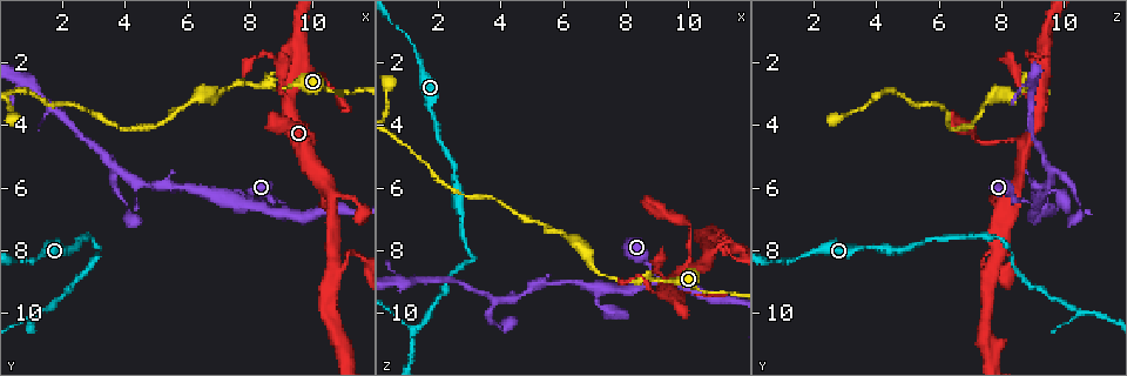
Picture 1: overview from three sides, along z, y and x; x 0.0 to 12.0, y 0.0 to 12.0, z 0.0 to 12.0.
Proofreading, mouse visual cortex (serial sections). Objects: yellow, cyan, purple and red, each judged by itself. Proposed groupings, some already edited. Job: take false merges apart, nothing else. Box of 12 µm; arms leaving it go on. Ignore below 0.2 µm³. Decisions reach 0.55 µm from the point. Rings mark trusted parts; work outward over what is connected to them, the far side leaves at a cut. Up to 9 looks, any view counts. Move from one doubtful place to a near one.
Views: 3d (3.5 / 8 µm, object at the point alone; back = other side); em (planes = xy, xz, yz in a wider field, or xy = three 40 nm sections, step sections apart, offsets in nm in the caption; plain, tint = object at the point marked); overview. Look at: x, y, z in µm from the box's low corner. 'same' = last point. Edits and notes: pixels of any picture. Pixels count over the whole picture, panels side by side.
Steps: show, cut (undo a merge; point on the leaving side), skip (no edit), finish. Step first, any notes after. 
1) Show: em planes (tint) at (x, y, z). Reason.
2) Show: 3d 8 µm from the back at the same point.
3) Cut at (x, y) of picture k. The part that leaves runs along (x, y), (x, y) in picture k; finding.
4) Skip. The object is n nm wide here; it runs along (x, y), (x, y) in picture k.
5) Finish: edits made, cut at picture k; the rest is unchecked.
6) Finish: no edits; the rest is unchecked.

Show: 3d 3.5 µm from the back at (9.0, 6.6, 9.0). Calibre changes.

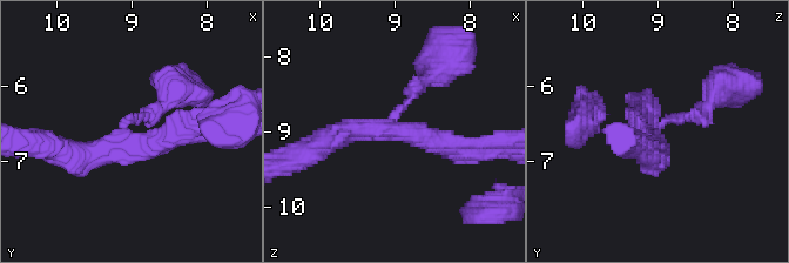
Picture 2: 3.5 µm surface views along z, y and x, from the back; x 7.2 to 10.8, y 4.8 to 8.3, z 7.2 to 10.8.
Show: em planes (tint) at (9.05, 6.65, 9.00). Need the tissue.

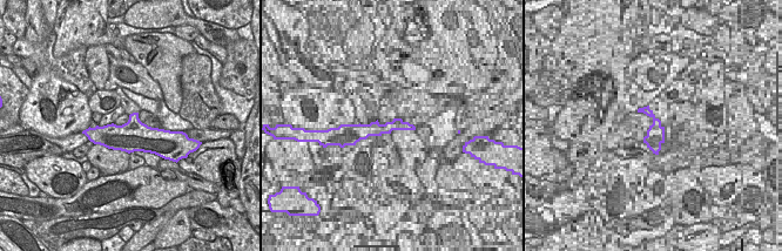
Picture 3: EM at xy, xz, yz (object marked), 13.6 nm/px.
Skip. It runs along (426, 79), (386, 133), (459, 148) in picture 2; all the same cell.

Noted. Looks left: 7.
Show: 3d 3.5 µm at (8.8, 2.8, 8.9). A narrow waist.

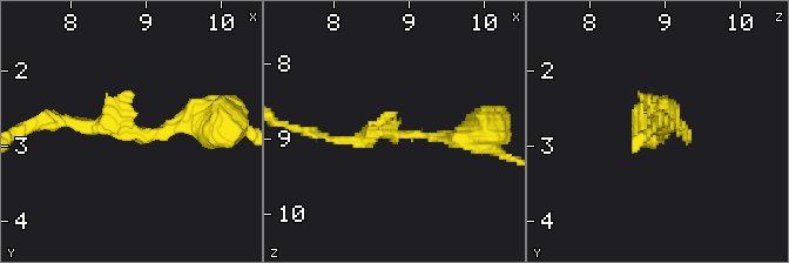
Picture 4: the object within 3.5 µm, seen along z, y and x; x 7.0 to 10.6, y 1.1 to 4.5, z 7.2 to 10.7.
Show: em xy step 5 (plain) at (8.85, 2.75, 8.95). The arms are 150, 250 nm wide.

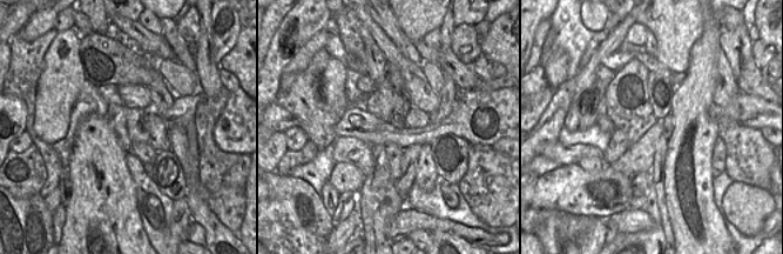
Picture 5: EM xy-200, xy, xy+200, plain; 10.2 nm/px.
Show: em xy step 5 (tint) at the same point. Where the object lies.

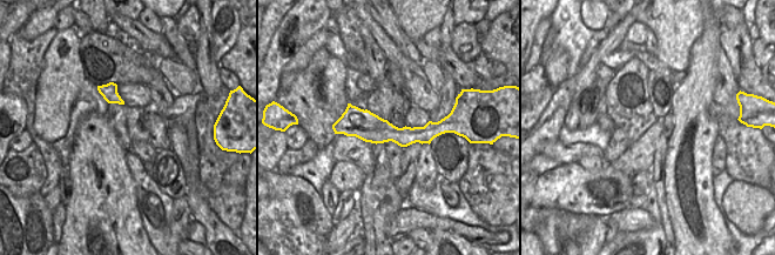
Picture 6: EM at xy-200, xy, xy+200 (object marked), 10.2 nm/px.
Skip. It runs along (439, 125), (426, 134), (338, 131) in picture 6; continuous, no second cell.

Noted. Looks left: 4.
Show: 3d 3.5 µm at (4.7, 6.0, 9.4). A narrow waist.

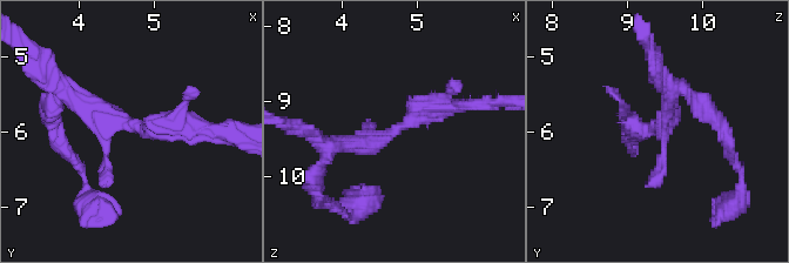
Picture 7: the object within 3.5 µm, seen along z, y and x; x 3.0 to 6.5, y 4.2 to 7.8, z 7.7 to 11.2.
Show: em planes (tint) at (4.65, 5.90, 9.40).

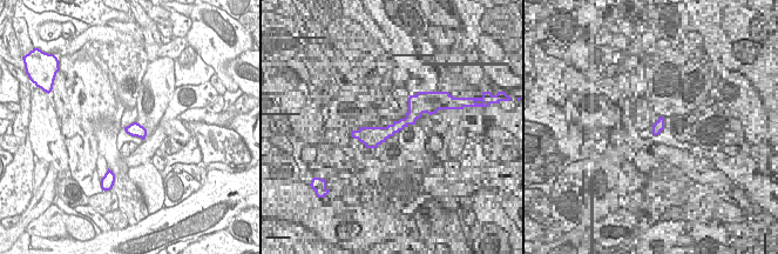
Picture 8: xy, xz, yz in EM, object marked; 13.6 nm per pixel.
Skip. It runs along (202, 129), (126, 126), (65, 89) in picture 7; all the same cell.

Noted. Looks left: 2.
Show: em xy step 3 (tint) at (3.2, 8.1, 8.3). Abrupt turn.

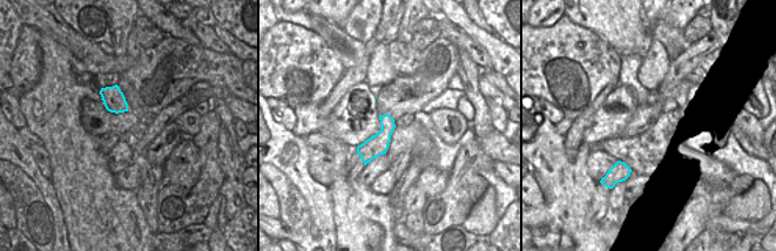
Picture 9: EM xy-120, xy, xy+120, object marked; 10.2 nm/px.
Show: 3d 3.5 µm at the same point. Wider look.

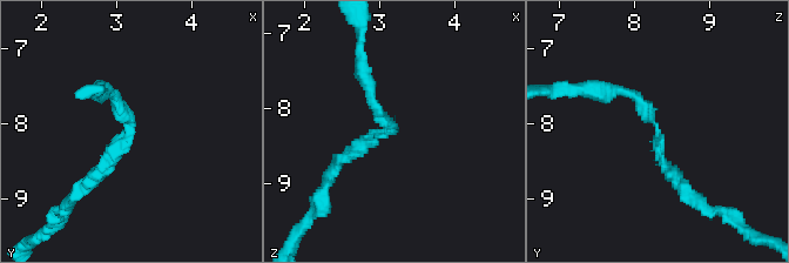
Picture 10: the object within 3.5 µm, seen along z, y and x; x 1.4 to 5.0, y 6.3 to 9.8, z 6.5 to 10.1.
Skip. The arms are 150, 200 nm wide; it runs along (101, 90), (130, 134), (80, 188) in picture 10; one cell here.

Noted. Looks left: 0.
Finish: no edits; the rest is unchecked.

